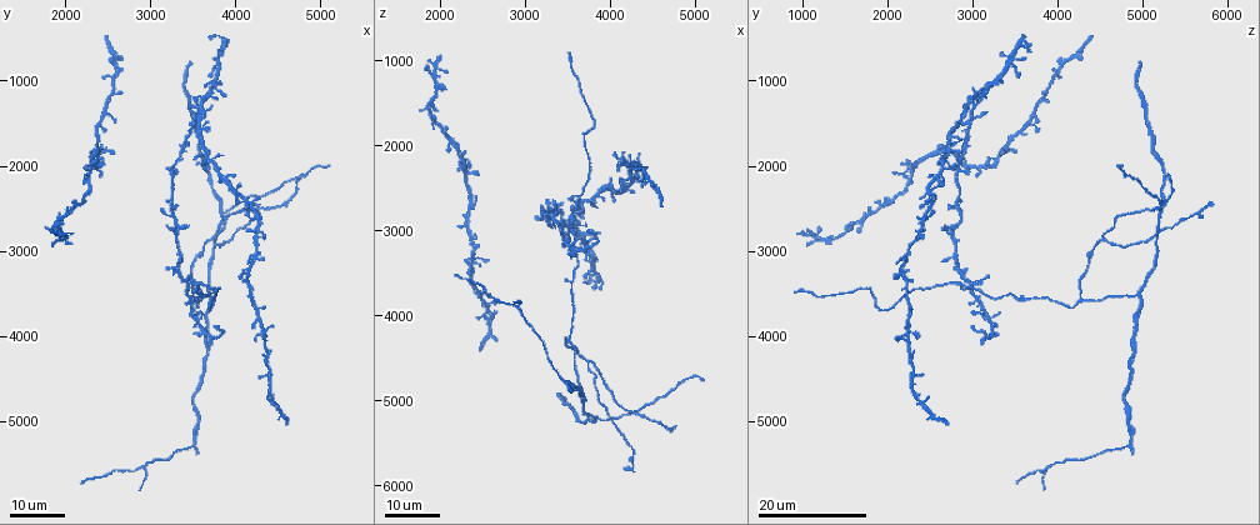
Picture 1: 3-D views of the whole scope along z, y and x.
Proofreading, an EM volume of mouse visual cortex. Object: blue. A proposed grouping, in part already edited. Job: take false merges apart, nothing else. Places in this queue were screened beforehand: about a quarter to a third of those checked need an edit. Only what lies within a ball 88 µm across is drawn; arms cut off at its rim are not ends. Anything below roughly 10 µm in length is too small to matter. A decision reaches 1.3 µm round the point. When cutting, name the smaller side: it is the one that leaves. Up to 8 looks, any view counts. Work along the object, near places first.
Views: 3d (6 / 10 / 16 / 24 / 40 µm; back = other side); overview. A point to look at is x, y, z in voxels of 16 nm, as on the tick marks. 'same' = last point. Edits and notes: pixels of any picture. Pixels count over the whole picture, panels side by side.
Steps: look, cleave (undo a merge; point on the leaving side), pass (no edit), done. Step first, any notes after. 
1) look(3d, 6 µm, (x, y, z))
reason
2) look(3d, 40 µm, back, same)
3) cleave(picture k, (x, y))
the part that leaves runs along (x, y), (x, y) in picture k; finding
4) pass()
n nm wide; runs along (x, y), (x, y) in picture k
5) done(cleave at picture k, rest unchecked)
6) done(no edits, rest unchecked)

look(3d, 16 µm, (3850, 2550, 5200))
three-way junction

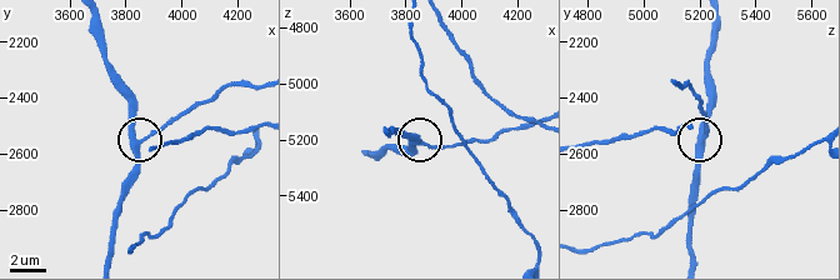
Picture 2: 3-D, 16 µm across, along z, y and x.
look(3d, 6 µm, (3850, 2550, 5200))

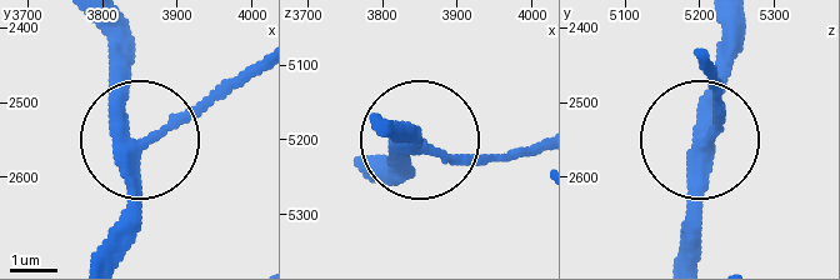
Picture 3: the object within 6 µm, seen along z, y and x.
pass()
runs along (95, 256), (123, 208), (134, 149), (234, 80) in picture 3; all the same neuron

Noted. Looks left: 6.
look(3d, 24 µm, (3700, 2850, 4550))
arms part here

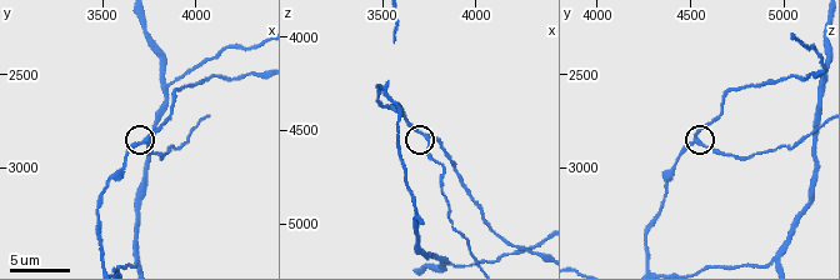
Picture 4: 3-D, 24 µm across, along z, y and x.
look(3d, 6 µm, (3740, 2840, 4540))
closer look

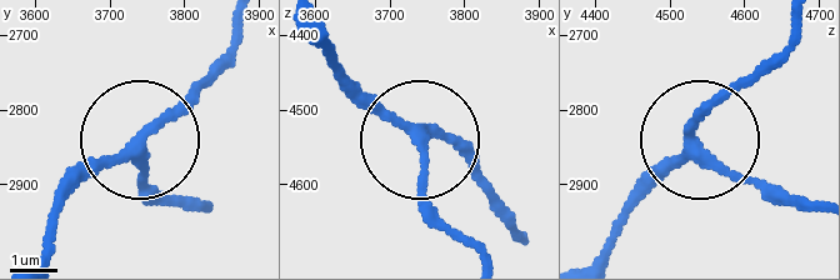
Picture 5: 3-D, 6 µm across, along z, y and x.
pass()
220 nm wide; runs along (314, 31), (409, 128), (441, 219) in picture 5; continuous, no second neuron

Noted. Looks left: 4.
look(3d, 16 µm, (2900, 5500, 3850))
side arm on a straight run

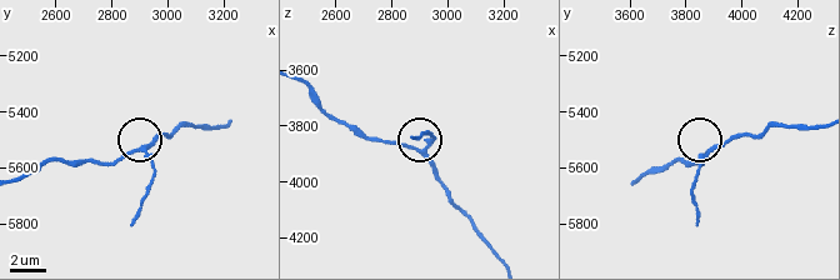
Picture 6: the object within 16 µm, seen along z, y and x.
look(3d, 6 µm, (2880, 5540, 3880))

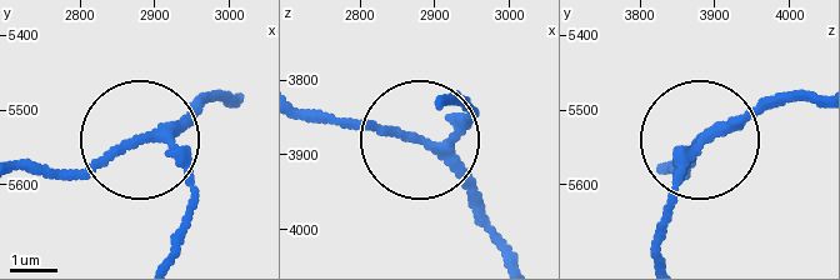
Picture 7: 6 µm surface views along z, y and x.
pass()
runs along (238, 98), (205, 103), (78, 170), (34, 174) in picture 7; all the same neuron

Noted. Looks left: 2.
look(3d, 24 µm, (3650, 1150, 3000))
side arm on a straight run

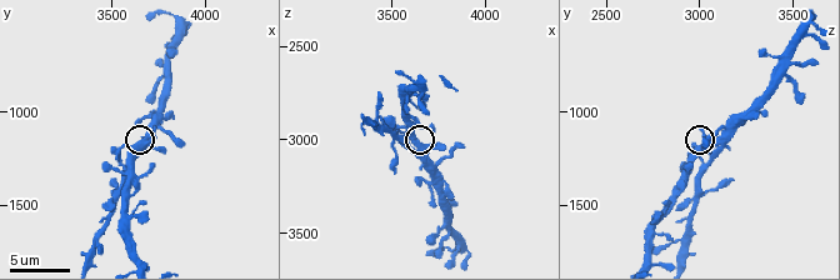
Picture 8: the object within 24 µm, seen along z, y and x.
look(3d, 6 µm, (3640, 1180, 3020))

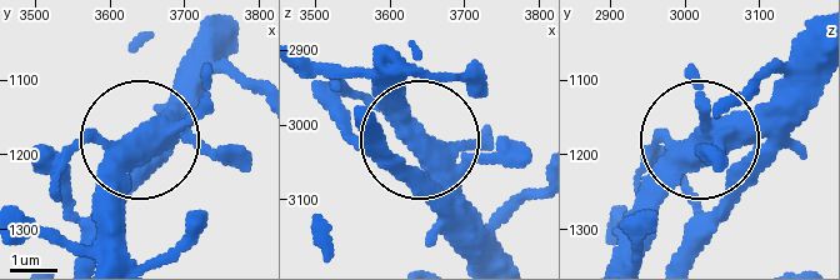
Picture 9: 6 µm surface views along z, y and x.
pass()
390 nm wide; all the same neuron

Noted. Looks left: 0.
done(no edits, rest unchecked)

